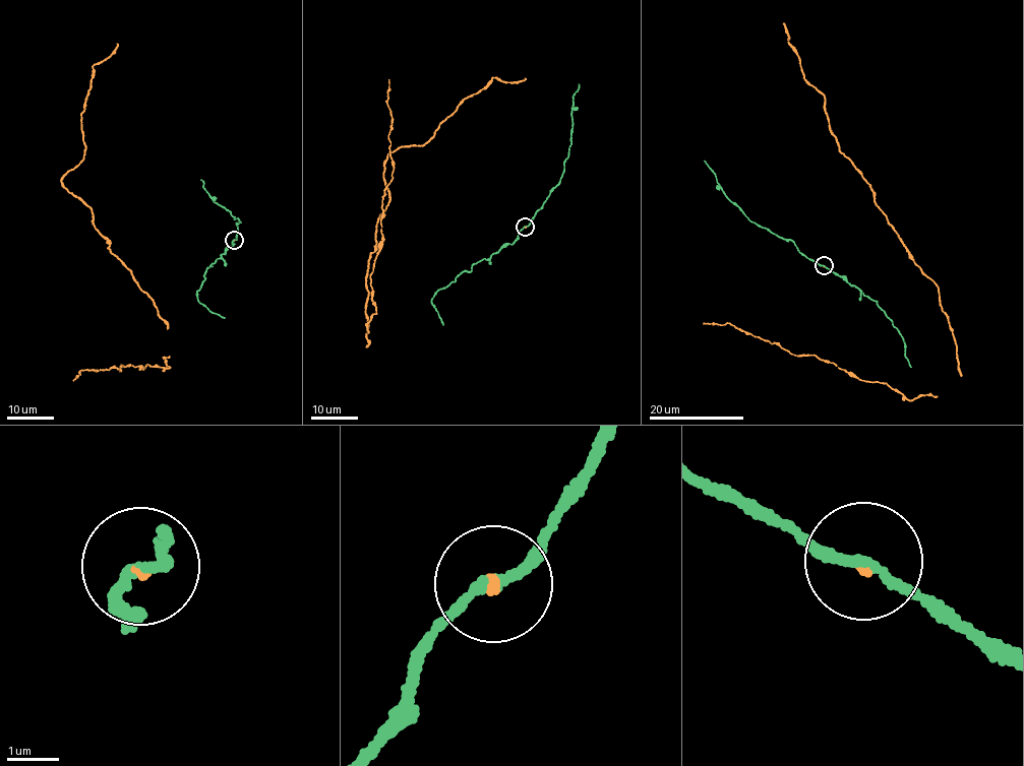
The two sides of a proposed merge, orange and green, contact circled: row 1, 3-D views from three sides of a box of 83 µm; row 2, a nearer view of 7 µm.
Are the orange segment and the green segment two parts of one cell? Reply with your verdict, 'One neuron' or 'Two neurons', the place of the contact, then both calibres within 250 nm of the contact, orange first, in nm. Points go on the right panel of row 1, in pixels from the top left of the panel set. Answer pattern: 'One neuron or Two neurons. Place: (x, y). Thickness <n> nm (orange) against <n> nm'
One neuron. Place: (824, 265). Thickness 50 nm (orange) against 190 nm

